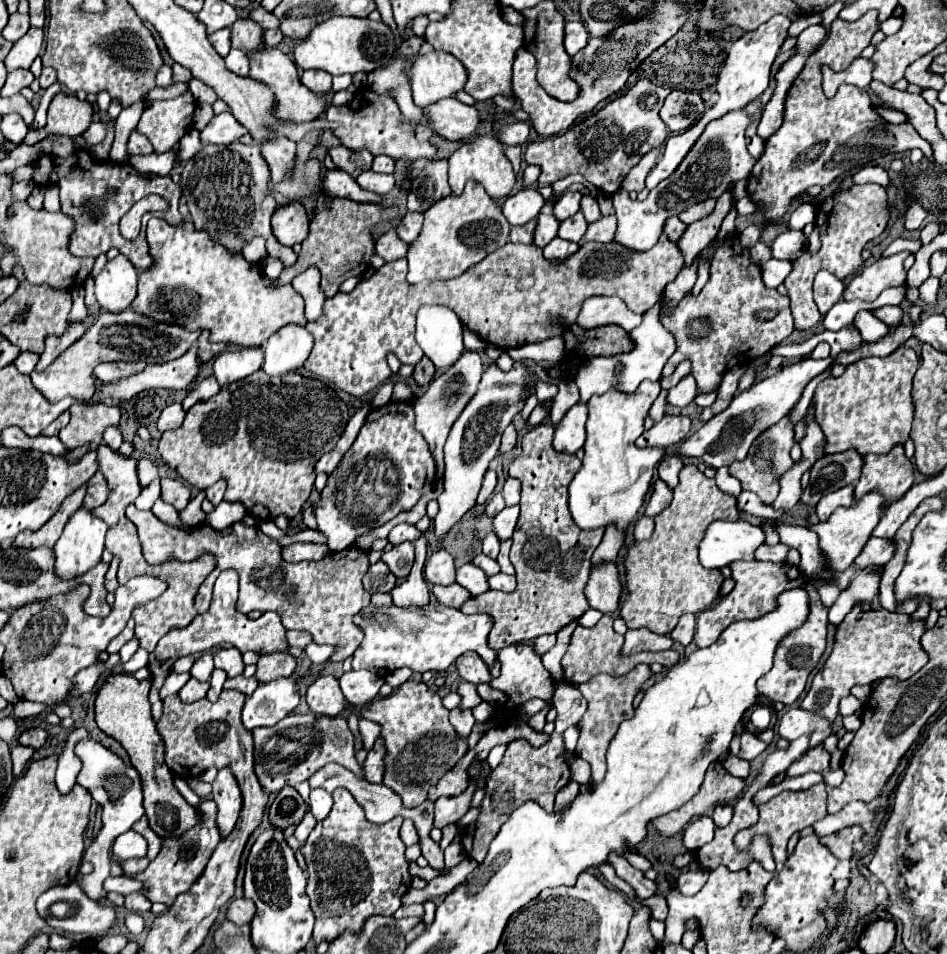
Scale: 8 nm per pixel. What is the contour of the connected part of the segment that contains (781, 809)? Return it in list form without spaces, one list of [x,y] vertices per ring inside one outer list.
[[[822,783],[806,789],[806,791],[782,791],[780,795],[772,797],[768,803],[760,805],[760,817],[758,817],[758,823],[754,823],[754,827],[748,827],[748,829],[742,829],[734,839],[736,847],[738,849],[746,849],[750,847],[754,835],[768,835],[770,839],[770,847],[772,847],[772,857],[776,861],[776,871],[782,871],[784,867],[784,861],[788,857],[786,853],[786,845],[788,845],[788,839],[792,837],[792,833],[796,831],[802,831],[804,827],[816,823],[818,819],[824,819],[828,815],[826,811],[826,787]]]

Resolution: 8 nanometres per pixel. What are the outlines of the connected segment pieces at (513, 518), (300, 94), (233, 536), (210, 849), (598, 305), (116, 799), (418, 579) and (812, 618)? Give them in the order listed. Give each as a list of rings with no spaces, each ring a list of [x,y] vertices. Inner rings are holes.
[[[506,507],[494,517],[494,533],[500,539],[510,539],[516,523],[518,523],[518,507]]]
[[[260,47],[258,51],[246,53],[246,57],[250,59],[250,77],[256,79],[256,81],[262,81],[262,83],[266,83],[266,85],[270,85],[274,89],[274,95],[276,95],[276,101],[278,101],[276,111],[278,111],[280,119],[294,121],[294,123],[298,123],[298,121],[312,121],[312,119],[316,119],[324,111],[324,105],[326,105],[324,97],[314,95],[312,91],[308,91],[302,85],[302,81],[298,77],[296,63],[286,53],[282,53],[276,47],[272,47],[272,49]]]
[[[136,505],[126,507],[126,515],[130,521],[134,521],[134,525],[138,527],[138,537],[142,543],[142,553],[144,559],[150,565],[158,565],[158,563],[166,563],[170,559],[178,559],[181,562],[188,562],[205,553],[211,553],[218,557],[218,563],[214,569],[214,573],[208,575],[208,579],[204,581],[204,585],[200,585],[198,595],[194,599],[194,607],[198,613],[202,613],[202,607],[210,605],[210,591],[212,591],[212,583],[218,575],[218,571],[226,569],[226,567],[234,567],[240,575],[240,595],[238,595],[238,611],[242,613],[250,613],[250,611],[278,611],[282,615],[284,627],[286,629],[304,629],[310,631],[314,641],[320,645],[336,645],[338,651],[334,653],[334,661],[344,661],[346,657],[350,657],[356,647],[362,643],[362,629],[354,623],[354,615],[358,611],[362,611],[364,607],[370,605],[370,593],[364,591],[362,587],[362,577],[366,575],[370,563],[368,563],[368,553],[356,547],[348,547],[344,551],[336,551],[336,553],[328,553],[322,561],[300,561],[300,563],[290,563],[282,559],[282,547],[276,539],[264,535],[256,525],[254,527],[246,527],[246,523],[234,523],[232,527],[224,529],[224,531],[216,531],[208,525],[200,525],[200,527],[192,527],[190,531],[176,527],[176,525],[168,525],[164,521],[160,521],[152,511],[140,511],[136,509]],[[290,585],[298,587],[298,601],[292,603],[290,597],[286,597],[286,589]]]
[[[204,799],[198,805],[198,809],[202,811],[202,821],[198,823],[198,827],[190,829],[188,833],[184,833],[178,839],[162,839],[162,851],[158,853],[158,857],[154,861],[150,861],[150,865],[144,873],[136,875],[136,879],[144,881],[142,893],[152,903],[160,901],[160,903],[166,903],[170,907],[180,893],[188,891],[188,887],[192,887],[196,883],[198,875],[202,875],[202,871],[206,869],[210,855],[214,853],[216,845],[222,839],[218,835],[218,825],[216,825],[216,803],[212,799]]]
[[[590,297],[584,301],[576,323],[584,329],[620,325],[626,331],[632,331],[642,323],[642,315],[632,313],[618,297]]]
[[[86,739],[76,745],[76,755],[82,759],[82,771],[76,779],[86,791],[92,793],[94,801],[102,805],[102,831],[98,833],[96,841],[84,851],[84,861],[94,865],[94,871],[90,875],[84,875],[80,887],[84,893],[92,899],[104,899],[106,891],[102,889],[102,881],[110,875],[110,847],[114,839],[126,831],[132,829],[132,825],[144,815],[144,803],[142,803],[142,779],[134,767],[124,767],[124,761],[102,747],[100,743]]]
[[[431,519],[428,529],[421,534],[418,541],[414,541],[416,547],[416,561],[414,567],[408,575],[406,581],[400,581],[392,589],[392,599],[400,607],[426,607],[430,603],[430,589],[426,587],[426,581],[422,577],[422,567],[426,563],[426,545],[428,545],[428,536],[434,531],[434,521]]]
[[[806,587],[806,589],[810,591],[810,615],[808,615],[808,621],[800,627],[800,631],[796,629],[792,635],[788,635],[780,643],[780,647],[776,651],[776,657],[774,657],[774,667],[762,679],[758,679],[758,691],[762,695],[766,695],[768,699],[784,703],[784,705],[792,705],[802,695],[802,691],[806,687],[806,681],[808,681],[808,675],[812,673],[812,669],[818,665],[820,657],[826,651],[828,609],[822,607],[820,597],[812,587]]]

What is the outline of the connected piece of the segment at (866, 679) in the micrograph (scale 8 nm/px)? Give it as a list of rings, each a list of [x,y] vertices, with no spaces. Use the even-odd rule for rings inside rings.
[[[878,595],[870,607],[866,603],[856,603],[844,621],[836,627],[834,649],[824,667],[814,675],[812,687],[802,699],[800,707],[820,715],[836,715],[840,699],[850,695],[850,689],[856,685],[872,685],[876,679],[884,677],[896,677],[900,681],[910,679],[928,661],[928,655],[920,645],[920,637],[926,631],[928,629],[924,619],[912,619],[910,615],[882,609]]]

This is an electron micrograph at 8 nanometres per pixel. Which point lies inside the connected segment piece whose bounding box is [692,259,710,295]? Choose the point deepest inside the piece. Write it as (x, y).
(703, 267)

